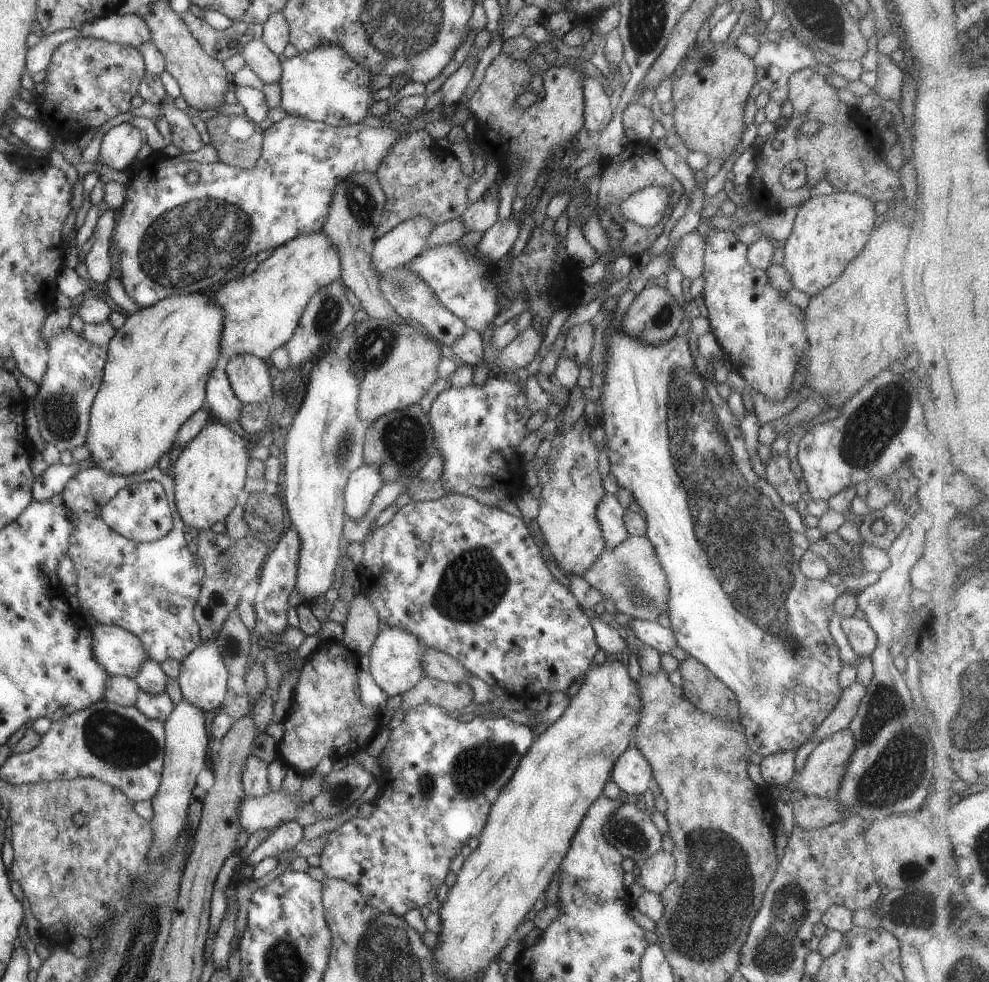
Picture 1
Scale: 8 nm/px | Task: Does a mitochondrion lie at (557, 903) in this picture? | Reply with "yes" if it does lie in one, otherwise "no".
no

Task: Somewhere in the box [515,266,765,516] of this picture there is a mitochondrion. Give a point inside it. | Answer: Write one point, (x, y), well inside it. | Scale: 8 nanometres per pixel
(660, 320)

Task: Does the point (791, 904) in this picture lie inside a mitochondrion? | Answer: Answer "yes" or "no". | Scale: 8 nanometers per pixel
yes

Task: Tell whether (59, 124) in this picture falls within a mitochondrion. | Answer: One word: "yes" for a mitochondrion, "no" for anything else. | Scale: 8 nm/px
no

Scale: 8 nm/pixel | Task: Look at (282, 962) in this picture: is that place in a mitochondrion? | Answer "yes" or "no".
yes

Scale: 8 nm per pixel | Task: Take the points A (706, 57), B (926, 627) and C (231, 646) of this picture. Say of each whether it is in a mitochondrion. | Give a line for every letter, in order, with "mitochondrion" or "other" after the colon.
A: mitochondrion
B: other
C: other

